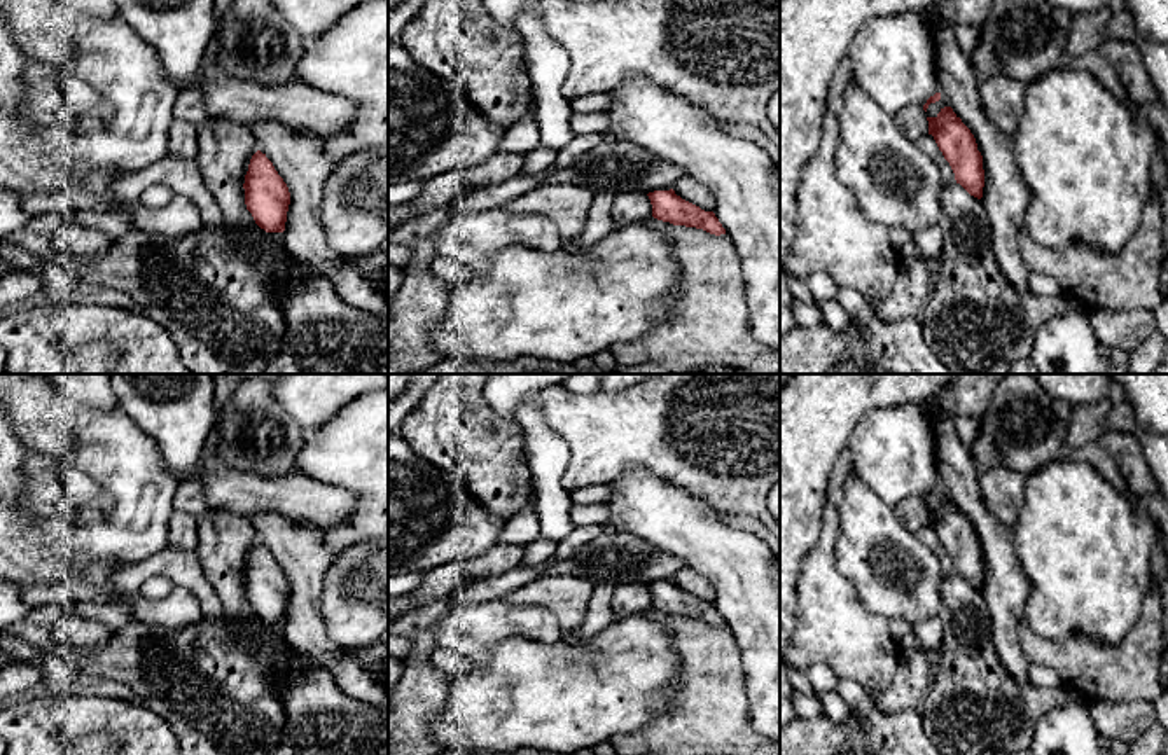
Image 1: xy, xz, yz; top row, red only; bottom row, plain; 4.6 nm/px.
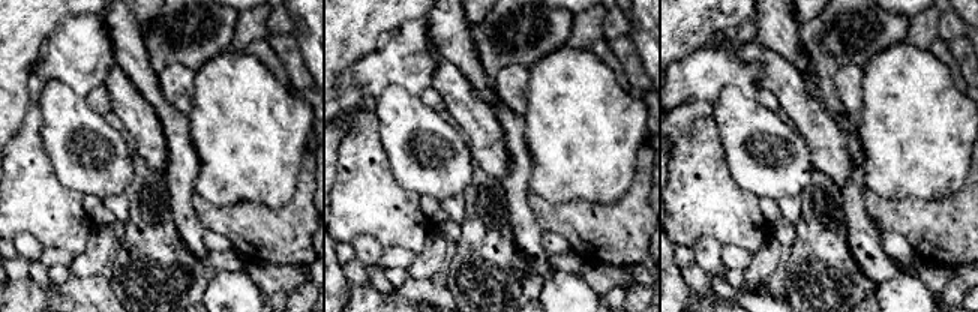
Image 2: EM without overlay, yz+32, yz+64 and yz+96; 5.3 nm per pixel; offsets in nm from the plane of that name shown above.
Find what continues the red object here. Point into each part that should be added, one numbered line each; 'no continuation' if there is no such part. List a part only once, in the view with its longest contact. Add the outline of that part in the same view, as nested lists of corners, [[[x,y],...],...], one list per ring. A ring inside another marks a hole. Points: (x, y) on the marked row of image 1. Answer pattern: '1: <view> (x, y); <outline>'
1: xz (612, 166); [[[603,138],[584,152],[570,168],[553,170],[542,185],[579,185],[593,194],[670,190],[685,175],[684,168],[656,157],[643,149]]]

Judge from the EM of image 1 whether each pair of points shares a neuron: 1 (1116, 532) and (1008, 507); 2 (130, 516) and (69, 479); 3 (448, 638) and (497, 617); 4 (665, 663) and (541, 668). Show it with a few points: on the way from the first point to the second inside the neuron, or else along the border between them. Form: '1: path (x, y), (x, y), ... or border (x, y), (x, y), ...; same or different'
1: border (1027, 472), (1022, 507), (1013, 526); different
2: border (86, 472), (111, 500), (111, 511), (105, 516); different
3: path (460, 631), (474, 630), (485, 623); same
4: path (633, 663), (591, 661), (584, 668), (572, 668); same

